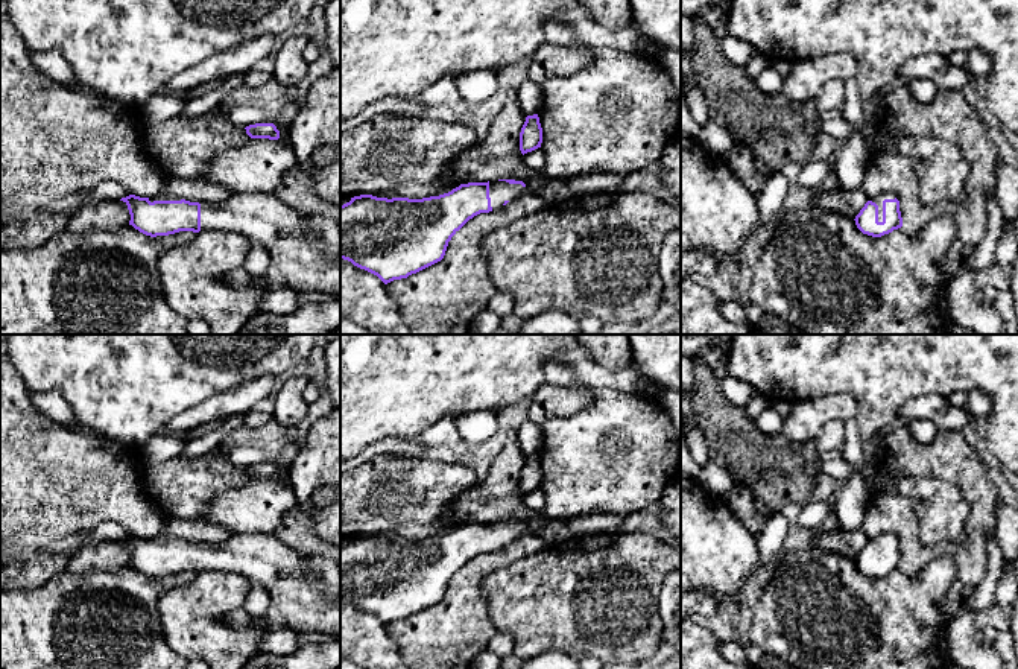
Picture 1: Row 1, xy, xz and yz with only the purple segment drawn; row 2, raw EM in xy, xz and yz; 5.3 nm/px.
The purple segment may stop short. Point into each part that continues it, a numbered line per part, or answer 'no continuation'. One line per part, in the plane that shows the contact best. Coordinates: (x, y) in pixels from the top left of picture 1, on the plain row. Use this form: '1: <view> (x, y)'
1: yz (878, 540)

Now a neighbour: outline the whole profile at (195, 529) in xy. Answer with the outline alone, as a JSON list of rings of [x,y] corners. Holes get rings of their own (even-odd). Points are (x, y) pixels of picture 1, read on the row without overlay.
[[[167,517],[160,534],[190,543],[225,543],[232,537],[225,528],[205,520],[178,517]]]

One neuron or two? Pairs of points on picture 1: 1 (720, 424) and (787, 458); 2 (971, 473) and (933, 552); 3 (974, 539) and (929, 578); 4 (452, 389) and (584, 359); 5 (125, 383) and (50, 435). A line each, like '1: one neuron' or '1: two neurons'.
1: one neuron
2: one neuron
3: two neurons
4: one neuron
5: two neurons

